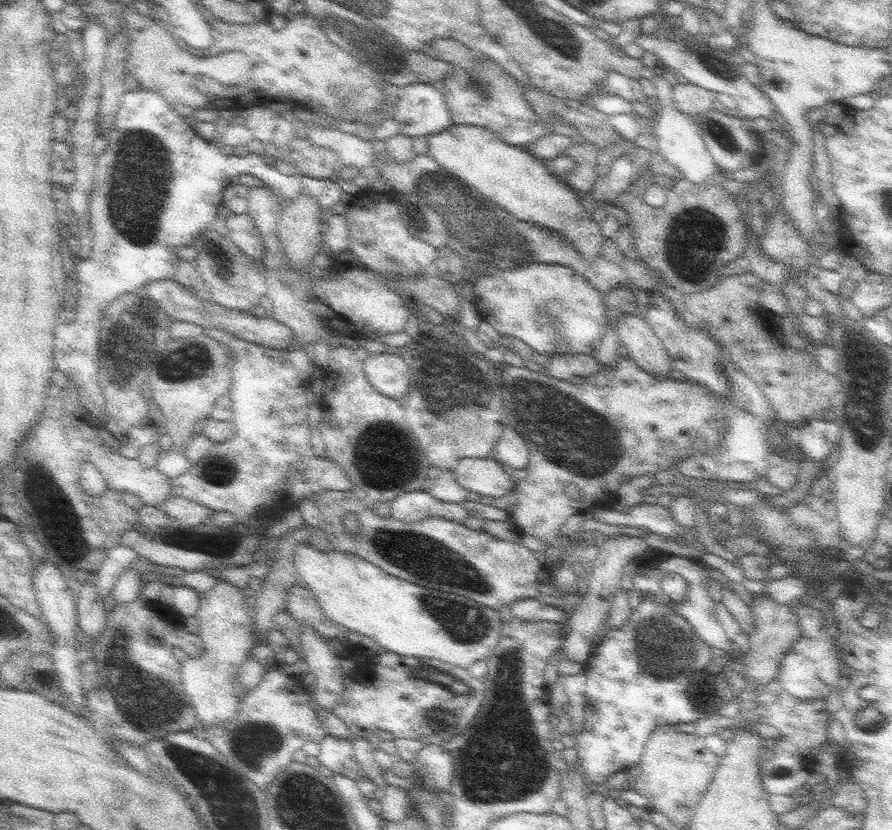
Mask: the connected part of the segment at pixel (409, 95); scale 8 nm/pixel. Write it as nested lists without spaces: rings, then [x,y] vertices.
[[[409,84],[401,88],[395,118],[401,134],[417,138],[431,136],[455,126],[443,90],[437,84]]]

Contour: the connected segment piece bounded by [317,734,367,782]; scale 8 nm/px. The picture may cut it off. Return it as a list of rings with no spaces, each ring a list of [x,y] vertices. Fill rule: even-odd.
[[[325,736],[321,742],[321,752],[317,756],[321,766],[331,770],[333,774],[343,774],[353,782],[367,780],[365,772],[355,760],[353,752],[353,740],[349,738],[335,738],[335,736]]]

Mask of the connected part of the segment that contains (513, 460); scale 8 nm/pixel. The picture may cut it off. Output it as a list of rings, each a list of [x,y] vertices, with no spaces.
[[[507,422],[503,428],[503,434],[495,446],[497,452],[497,460],[503,466],[509,466],[511,470],[515,468],[515,474],[523,474],[523,470],[529,464],[529,450],[523,442],[523,436],[513,430],[513,426]]]

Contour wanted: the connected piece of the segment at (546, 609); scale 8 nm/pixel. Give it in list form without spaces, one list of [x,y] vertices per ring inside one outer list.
[[[525,598],[525,600],[511,604],[511,616],[517,616],[525,622],[545,620],[545,622],[553,622],[553,624],[561,624],[561,626],[565,626],[569,620],[569,614],[565,614],[557,606],[547,606],[547,604],[539,602],[537,598]]]

